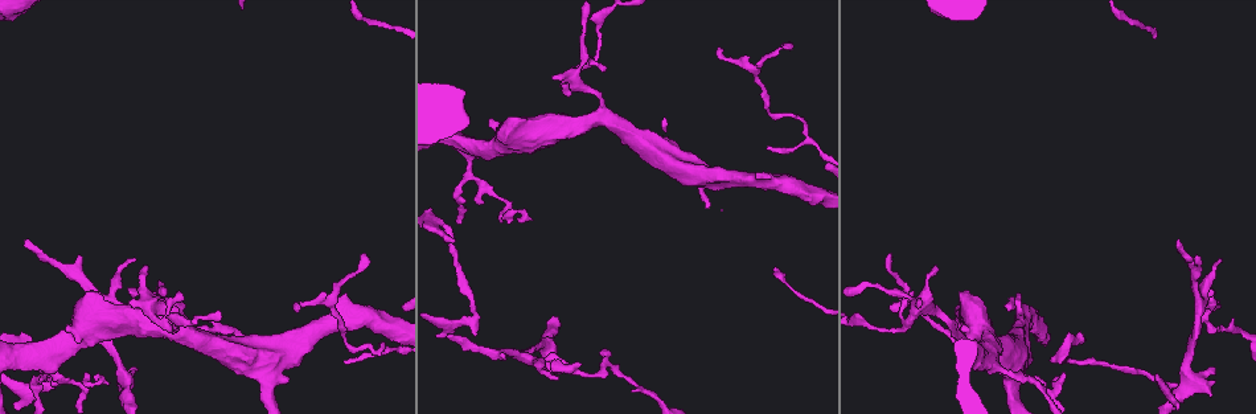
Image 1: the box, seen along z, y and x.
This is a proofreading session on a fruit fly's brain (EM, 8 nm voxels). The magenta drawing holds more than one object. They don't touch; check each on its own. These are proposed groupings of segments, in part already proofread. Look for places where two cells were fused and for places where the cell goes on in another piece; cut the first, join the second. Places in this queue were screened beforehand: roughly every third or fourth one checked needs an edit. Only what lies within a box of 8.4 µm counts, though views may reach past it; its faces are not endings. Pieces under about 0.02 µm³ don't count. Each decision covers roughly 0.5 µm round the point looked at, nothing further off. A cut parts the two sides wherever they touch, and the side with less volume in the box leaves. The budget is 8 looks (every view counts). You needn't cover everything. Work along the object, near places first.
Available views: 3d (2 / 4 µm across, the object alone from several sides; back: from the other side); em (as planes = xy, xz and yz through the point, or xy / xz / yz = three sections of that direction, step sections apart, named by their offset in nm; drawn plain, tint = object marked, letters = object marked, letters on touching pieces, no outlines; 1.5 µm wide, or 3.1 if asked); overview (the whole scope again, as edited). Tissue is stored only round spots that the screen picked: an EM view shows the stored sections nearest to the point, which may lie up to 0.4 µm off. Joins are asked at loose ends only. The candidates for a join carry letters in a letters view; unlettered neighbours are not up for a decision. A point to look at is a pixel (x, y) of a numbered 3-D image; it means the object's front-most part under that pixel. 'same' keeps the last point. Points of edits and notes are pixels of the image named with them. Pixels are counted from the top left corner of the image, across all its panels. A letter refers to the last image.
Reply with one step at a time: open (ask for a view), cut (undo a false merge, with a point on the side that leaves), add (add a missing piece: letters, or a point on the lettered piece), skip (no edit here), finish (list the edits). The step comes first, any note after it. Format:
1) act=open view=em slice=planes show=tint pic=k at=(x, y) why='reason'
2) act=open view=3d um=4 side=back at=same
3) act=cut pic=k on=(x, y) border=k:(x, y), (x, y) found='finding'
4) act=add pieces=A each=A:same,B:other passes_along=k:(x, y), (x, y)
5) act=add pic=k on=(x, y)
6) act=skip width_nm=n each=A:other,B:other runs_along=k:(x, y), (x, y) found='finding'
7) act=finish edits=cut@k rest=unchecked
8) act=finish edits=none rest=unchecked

act=open view=3d um=2 pic=1 at=(1199, 301) why='arms part here'

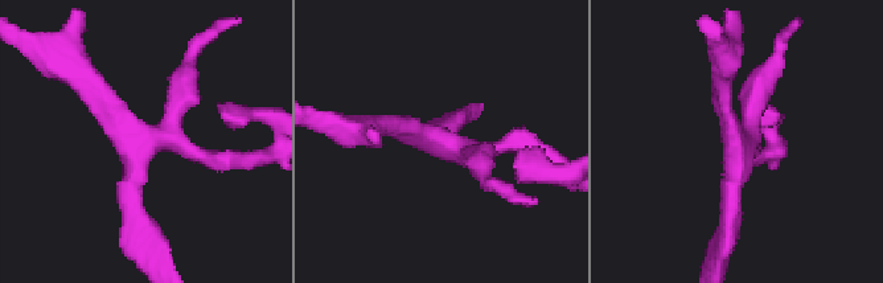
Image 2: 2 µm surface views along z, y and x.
act=open view=em slice=planes show=letters pic=2 at=(154, 140)

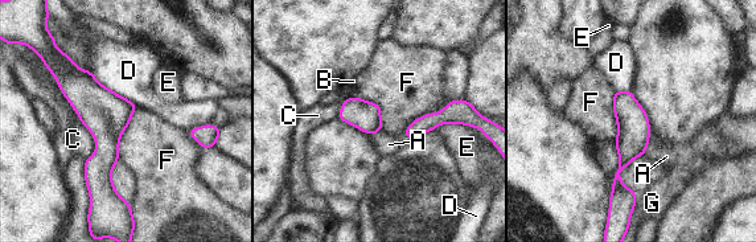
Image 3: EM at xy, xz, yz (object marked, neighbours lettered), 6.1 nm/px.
act=skip longest_contact=D:360nm each=A:other,B:other,C:other,D:other,E:other,F:other,G:other runs_along=3:(68, 62), (105, 114), (109, 191) found='continuous, no second cell'

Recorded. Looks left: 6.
act=open view=3d um=2 pic=1 at=(1179, 242) why='free end'

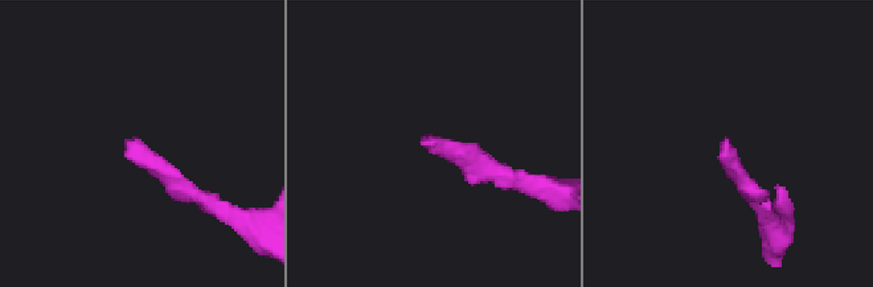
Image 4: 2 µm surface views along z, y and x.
act=open view=em slice=planes show=letters pic=4 at=(424, 147) why='now the EM'

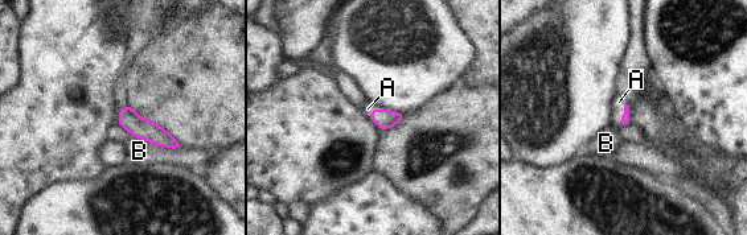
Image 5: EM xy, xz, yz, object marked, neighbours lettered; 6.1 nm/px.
act=add pieces=A each=A:same,B:other passes_along=5:(624, 120), (623, 114), (619, 102) found='the cell continues'

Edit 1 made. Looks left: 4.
act=open view=3d um=2 pic=1 at=(527, 221)

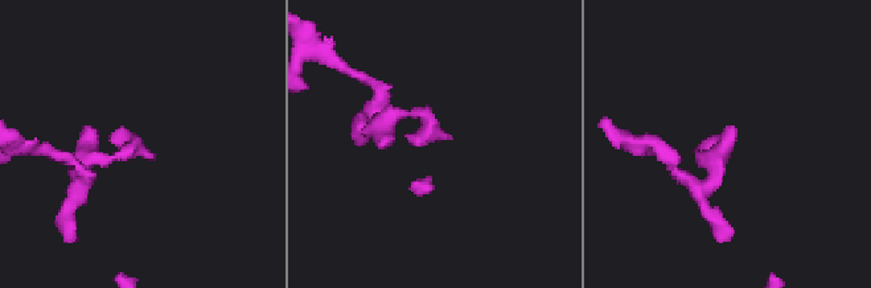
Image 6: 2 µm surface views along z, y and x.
act=open view=em slice=planes show=tint pic=6 at=(446, 137)

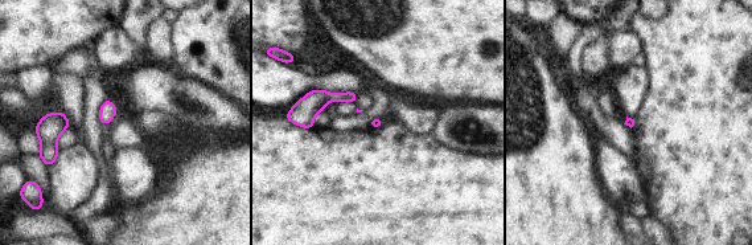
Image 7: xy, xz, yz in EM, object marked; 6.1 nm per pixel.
act=open view=em slice=planes show=letters at=same why='what lies round it'

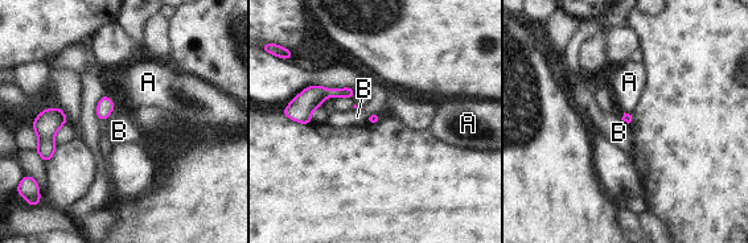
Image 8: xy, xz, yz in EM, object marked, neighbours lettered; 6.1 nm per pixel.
act=skip each=A:other,B:other found='no lettered piece goes on from it'

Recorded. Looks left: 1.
act=finish edits=add@5 rest=unchecked

